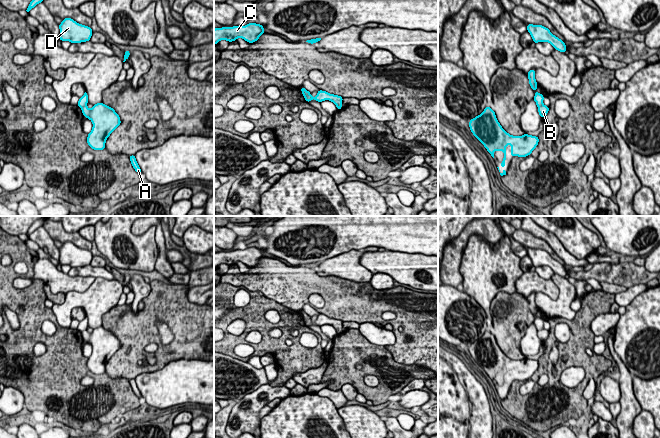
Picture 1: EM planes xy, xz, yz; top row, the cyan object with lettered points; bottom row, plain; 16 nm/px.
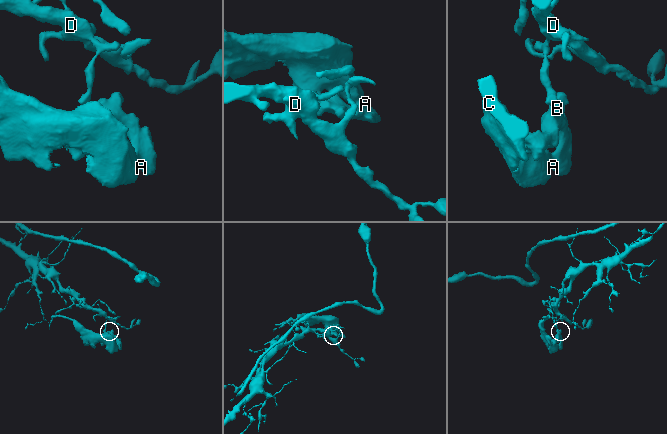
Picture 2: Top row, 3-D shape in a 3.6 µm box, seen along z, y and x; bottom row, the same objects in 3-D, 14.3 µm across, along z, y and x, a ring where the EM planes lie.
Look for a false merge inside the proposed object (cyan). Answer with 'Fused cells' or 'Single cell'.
Fused cells

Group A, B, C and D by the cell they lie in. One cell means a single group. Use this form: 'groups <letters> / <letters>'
groups A B C / D

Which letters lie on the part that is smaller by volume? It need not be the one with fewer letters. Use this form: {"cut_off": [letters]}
{"cut_off": ["A", "B", "C"]}

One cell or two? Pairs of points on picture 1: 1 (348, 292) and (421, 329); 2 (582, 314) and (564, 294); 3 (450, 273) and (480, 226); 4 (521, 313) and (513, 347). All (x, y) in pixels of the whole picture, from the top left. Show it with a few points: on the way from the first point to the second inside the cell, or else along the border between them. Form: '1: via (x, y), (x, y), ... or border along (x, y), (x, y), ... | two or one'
1: via (366, 302), (391, 303), (403, 311) | one
2: border along (576, 312), (572, 319), (553, 316) | two
3: via (452, 260), (453, 251), (467, 233) | one
4: via (513, 321), (512, 339) | one

